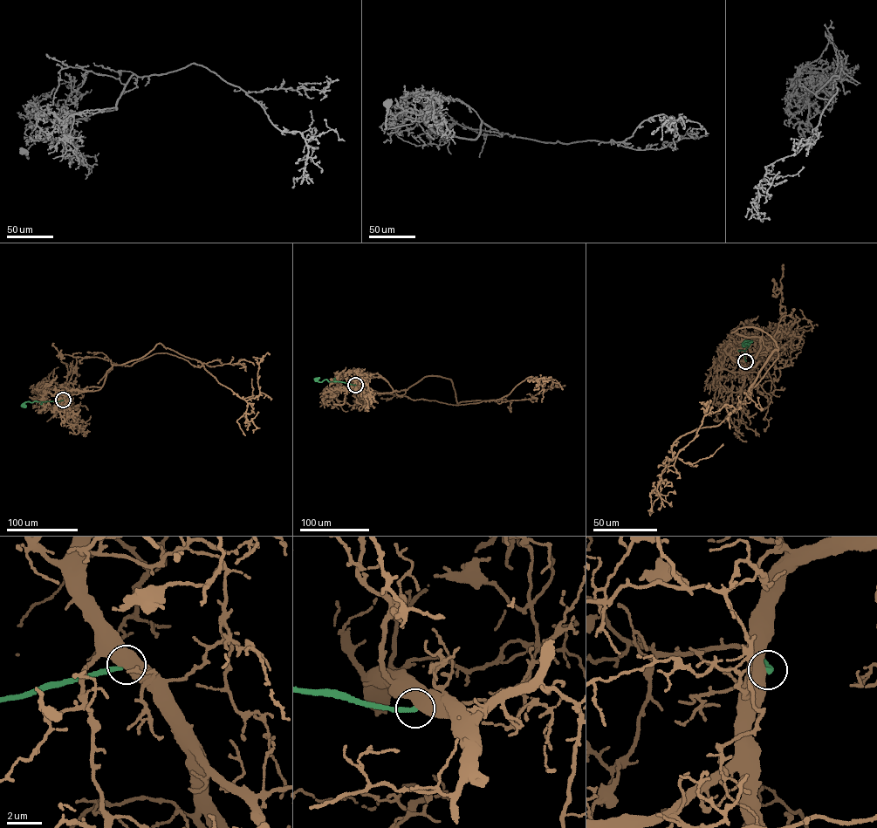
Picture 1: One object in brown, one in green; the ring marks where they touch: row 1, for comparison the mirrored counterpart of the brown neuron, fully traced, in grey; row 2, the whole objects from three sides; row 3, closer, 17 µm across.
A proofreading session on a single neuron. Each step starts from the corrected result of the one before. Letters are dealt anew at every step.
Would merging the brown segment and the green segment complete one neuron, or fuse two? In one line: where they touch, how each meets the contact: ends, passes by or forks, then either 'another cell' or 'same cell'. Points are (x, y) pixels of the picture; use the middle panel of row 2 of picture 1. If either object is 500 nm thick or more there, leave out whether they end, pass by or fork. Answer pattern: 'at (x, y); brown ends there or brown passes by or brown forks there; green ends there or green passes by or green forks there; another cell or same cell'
at (355, 385); another cell

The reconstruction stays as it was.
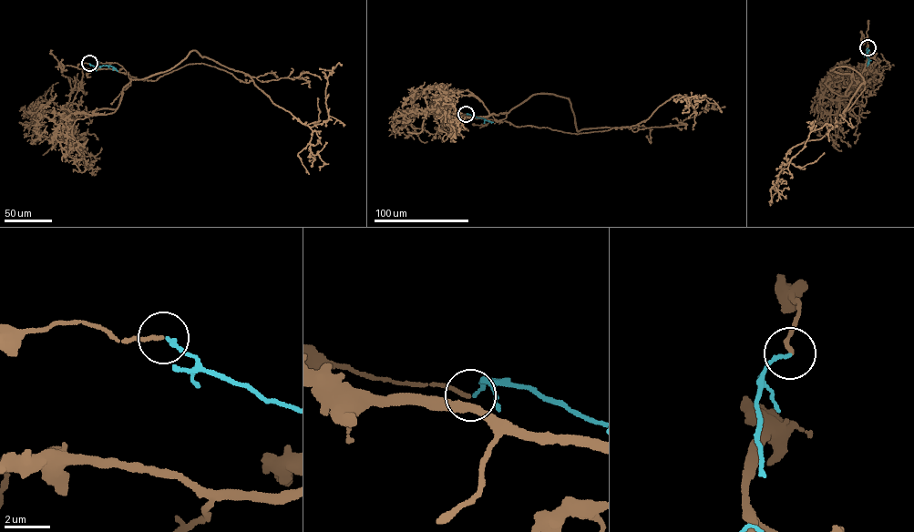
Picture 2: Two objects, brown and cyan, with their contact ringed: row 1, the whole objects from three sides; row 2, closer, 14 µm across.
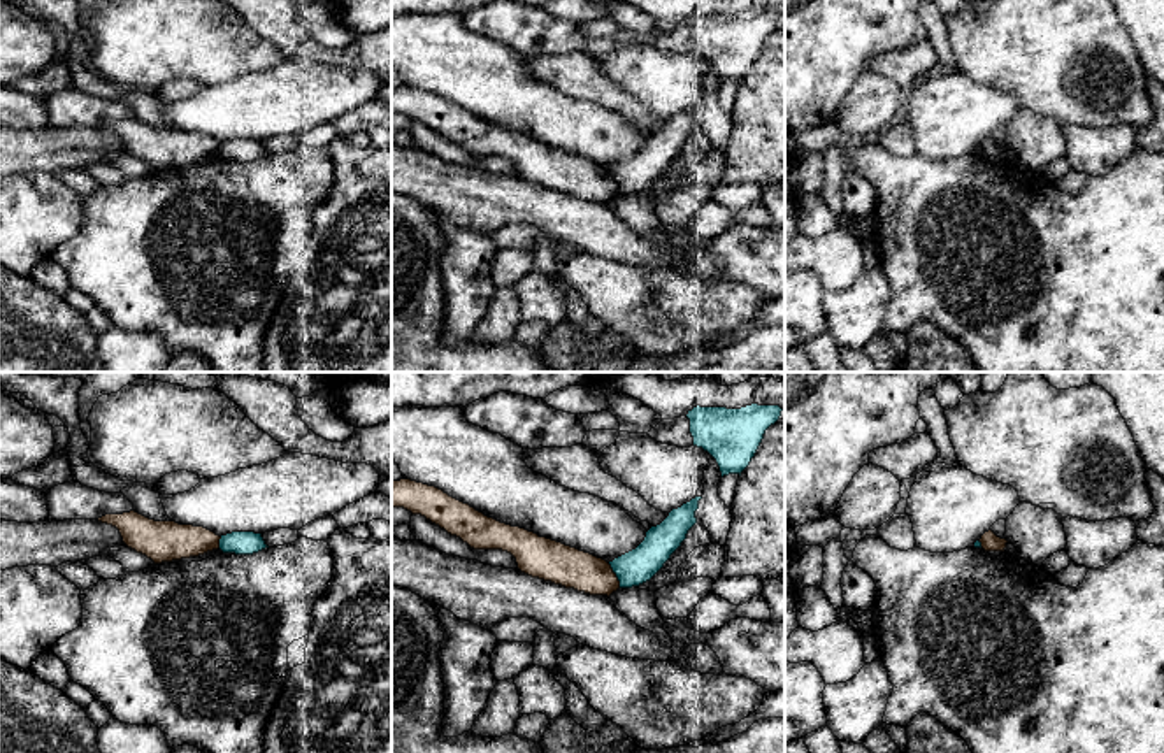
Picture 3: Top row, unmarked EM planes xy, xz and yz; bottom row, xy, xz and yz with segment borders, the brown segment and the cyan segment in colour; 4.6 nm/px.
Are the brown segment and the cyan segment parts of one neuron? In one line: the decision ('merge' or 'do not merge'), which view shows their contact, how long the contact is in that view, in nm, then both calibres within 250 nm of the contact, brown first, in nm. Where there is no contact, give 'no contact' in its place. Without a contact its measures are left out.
do not merge; meets brown in xz; contact 130 nm long; 180 nm thick on the brown side, 160 nm on the other

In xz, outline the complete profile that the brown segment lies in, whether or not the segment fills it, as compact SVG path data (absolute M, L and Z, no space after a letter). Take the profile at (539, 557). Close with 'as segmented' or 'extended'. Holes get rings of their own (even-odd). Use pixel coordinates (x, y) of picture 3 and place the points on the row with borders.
M411 479L393 481L392 507L425 516L474 549L507 551L516 558L518 569L532 577L590 595L609 597L620 588L606 560L488 518L435 486Z; as segmented

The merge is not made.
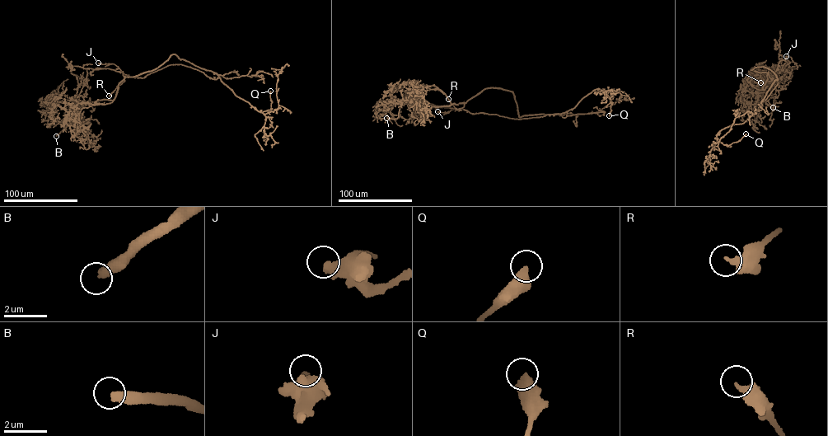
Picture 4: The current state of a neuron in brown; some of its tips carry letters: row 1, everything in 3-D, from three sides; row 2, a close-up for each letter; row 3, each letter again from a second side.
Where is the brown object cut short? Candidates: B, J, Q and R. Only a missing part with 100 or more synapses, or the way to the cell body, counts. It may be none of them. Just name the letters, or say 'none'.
B

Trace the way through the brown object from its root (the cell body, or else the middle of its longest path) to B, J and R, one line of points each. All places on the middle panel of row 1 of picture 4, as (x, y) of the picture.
B: (520, 117), (513, 93), (491, 87), (457, 105), (404, 104), (399, 106), (397, 118), (386, 118)
J: (520, 117), (559, 114), (520, 119), (470, 113), (458, 108), (447, 112), (437, 111)
R: (520, 117), (513, 93), (500, 88), (484, 88), (459, 109), (448, 99)

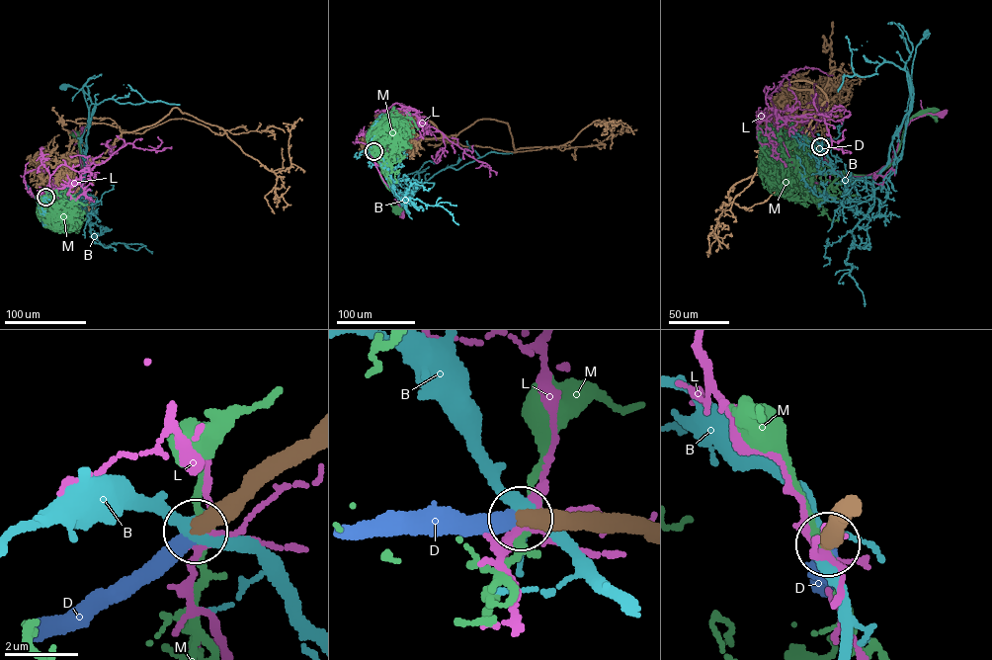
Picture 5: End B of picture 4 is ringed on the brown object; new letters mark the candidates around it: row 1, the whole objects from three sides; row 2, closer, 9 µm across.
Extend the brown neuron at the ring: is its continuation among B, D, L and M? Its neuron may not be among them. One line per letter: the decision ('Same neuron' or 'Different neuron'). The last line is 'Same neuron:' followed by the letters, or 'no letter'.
B: Different neuron
D: Same neuron
L: Different neuron
M: Different neuron
Same neuron: D

